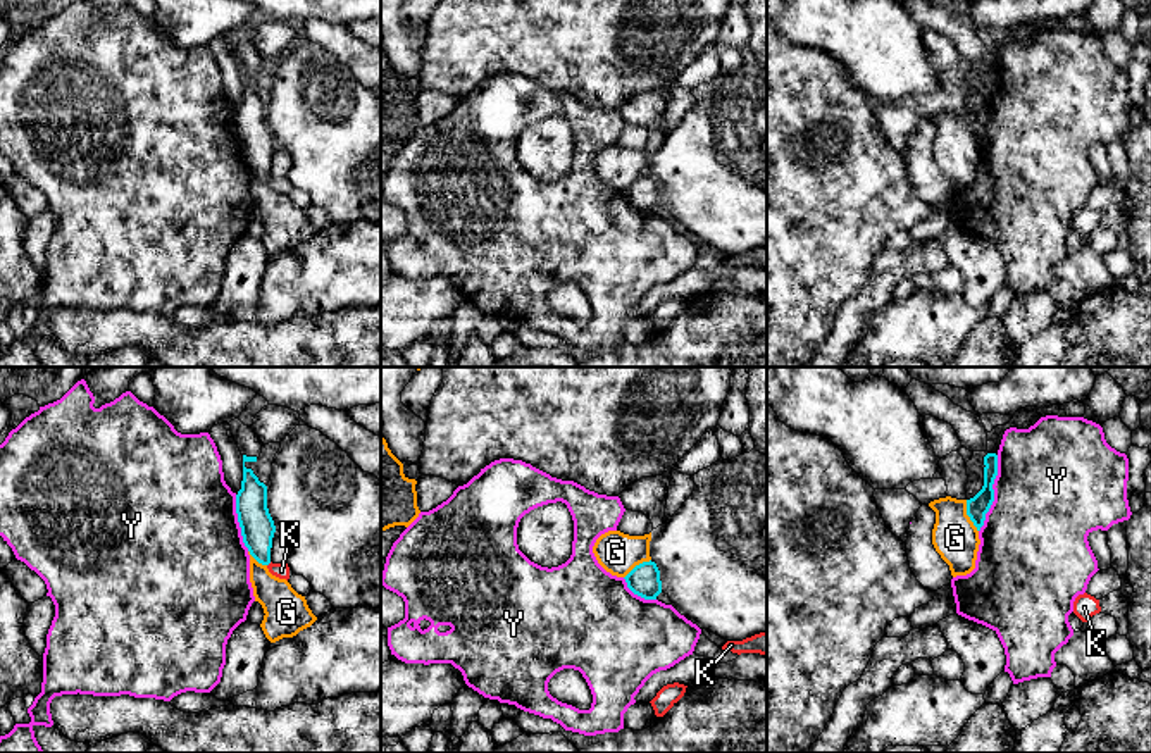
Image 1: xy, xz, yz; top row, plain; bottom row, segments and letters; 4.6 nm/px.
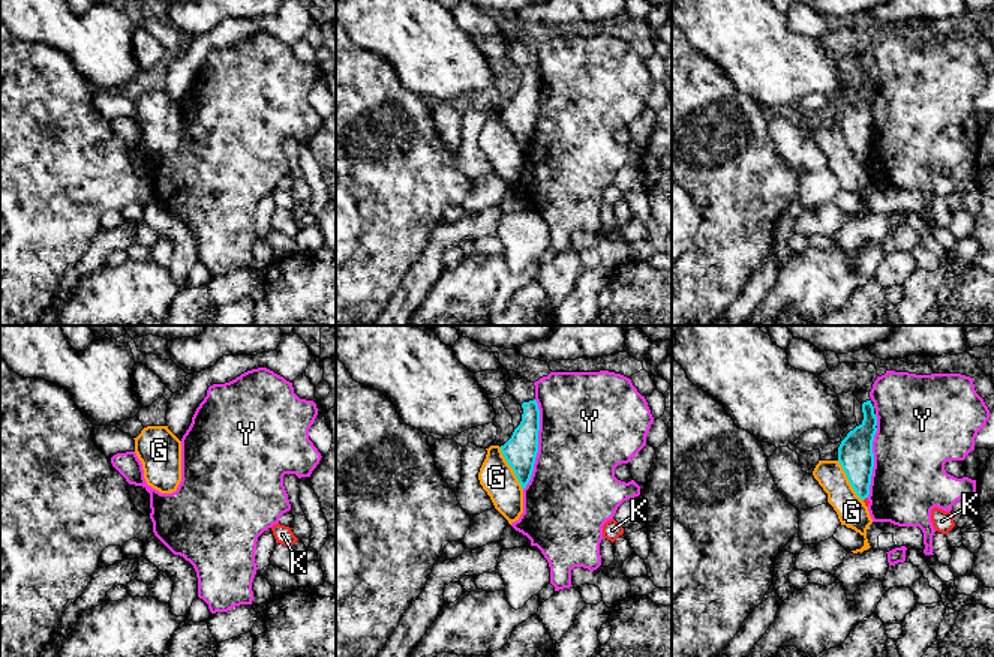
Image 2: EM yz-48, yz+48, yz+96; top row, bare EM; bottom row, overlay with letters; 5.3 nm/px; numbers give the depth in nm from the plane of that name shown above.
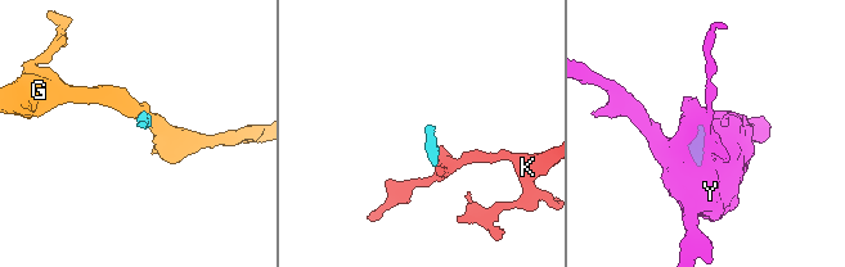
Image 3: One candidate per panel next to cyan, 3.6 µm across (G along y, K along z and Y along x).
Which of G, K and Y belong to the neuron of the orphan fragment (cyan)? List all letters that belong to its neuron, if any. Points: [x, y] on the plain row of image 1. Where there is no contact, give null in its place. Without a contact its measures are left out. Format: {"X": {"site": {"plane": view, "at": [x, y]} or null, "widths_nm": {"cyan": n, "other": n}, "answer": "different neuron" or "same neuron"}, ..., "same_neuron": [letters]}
{"G": {"site": {"plane": "yz", "at": [967, 128]}, "widths_nm": {"cyan": 100, "other": 220}, "answer": "different neuron"}, "K": {"site": null, "answer": "different neuron"}, "Y": {"site": {"plane": "yz", "at": [993, 107]}, "widths_nm": {"cyan": 100, "other": 500}, "answer": "different neuron"}, "same_neuron": []}

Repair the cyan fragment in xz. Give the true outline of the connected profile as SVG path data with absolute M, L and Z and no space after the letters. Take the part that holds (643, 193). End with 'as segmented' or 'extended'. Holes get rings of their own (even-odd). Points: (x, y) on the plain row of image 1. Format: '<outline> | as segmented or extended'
M651 174L636 179L624 193L627 202L644 214L656 214L662 207L660 184Z | as segmented

